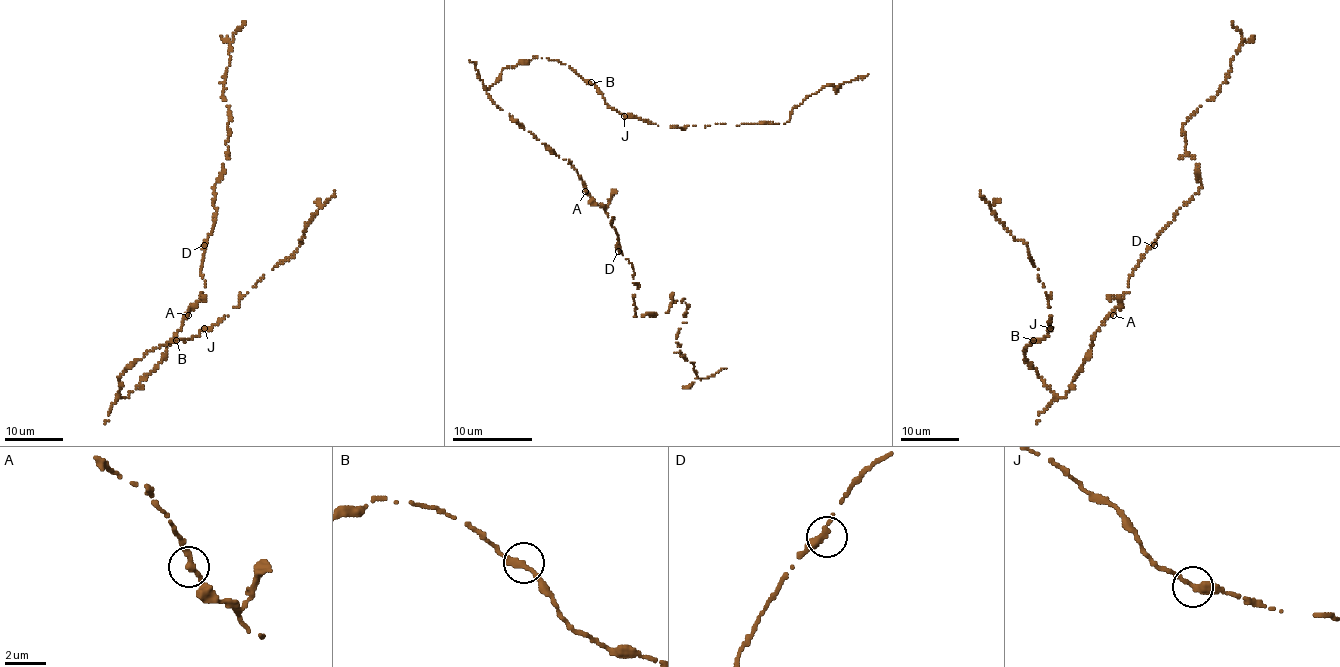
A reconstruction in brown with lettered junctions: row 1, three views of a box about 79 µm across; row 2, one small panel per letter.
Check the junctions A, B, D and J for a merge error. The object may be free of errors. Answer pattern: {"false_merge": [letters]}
{"false_merge": []}

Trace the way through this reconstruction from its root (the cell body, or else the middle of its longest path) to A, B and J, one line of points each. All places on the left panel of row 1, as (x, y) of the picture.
A: (166, 349), (174, 341), (188, 315)
B: (166, 349), (165, 357), (157, 367), (126, 397), (118, 398), (119, 378), (135, 360), (155, 347), (176, 340)
J: (166, 349), (157, 367), (126, 397), (118, 398), (119, 378), (135, 360), (170, 341), (192, 338), (204, 328)

